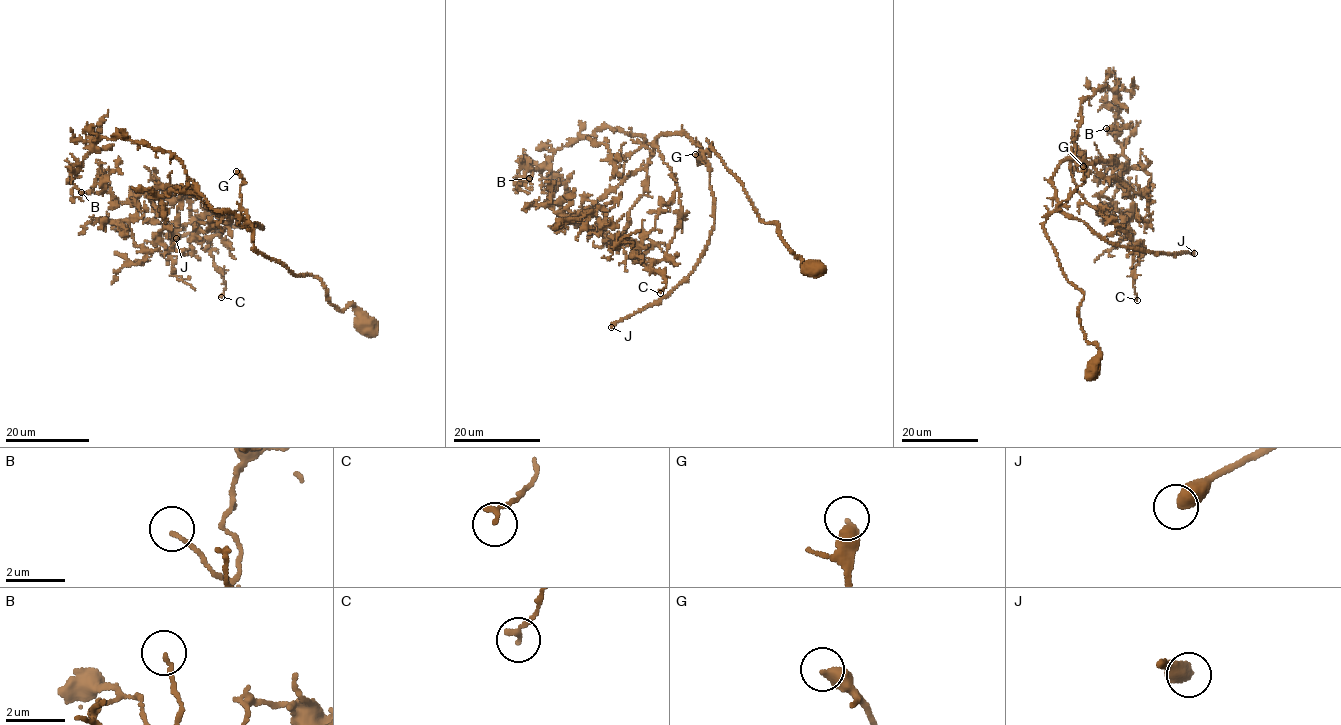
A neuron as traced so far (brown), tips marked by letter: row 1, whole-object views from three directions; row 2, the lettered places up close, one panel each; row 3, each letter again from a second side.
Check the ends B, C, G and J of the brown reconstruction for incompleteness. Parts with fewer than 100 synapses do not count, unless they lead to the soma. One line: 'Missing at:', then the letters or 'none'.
Missing at: J

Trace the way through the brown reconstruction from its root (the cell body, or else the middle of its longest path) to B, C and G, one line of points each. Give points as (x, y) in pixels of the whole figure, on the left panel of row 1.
B: (364, 322), (257, 251), (250, 223), (214, 211), (169, 152), (93, 141), (81, 192)
C: (364, 322), (197, 190), (230, 218), (208, 240), (221, 297)
G: (364, 322), (354, 306), (341, 310), (330, 303), (316, 277), (292, 273), (257, 251), (236, 171)

